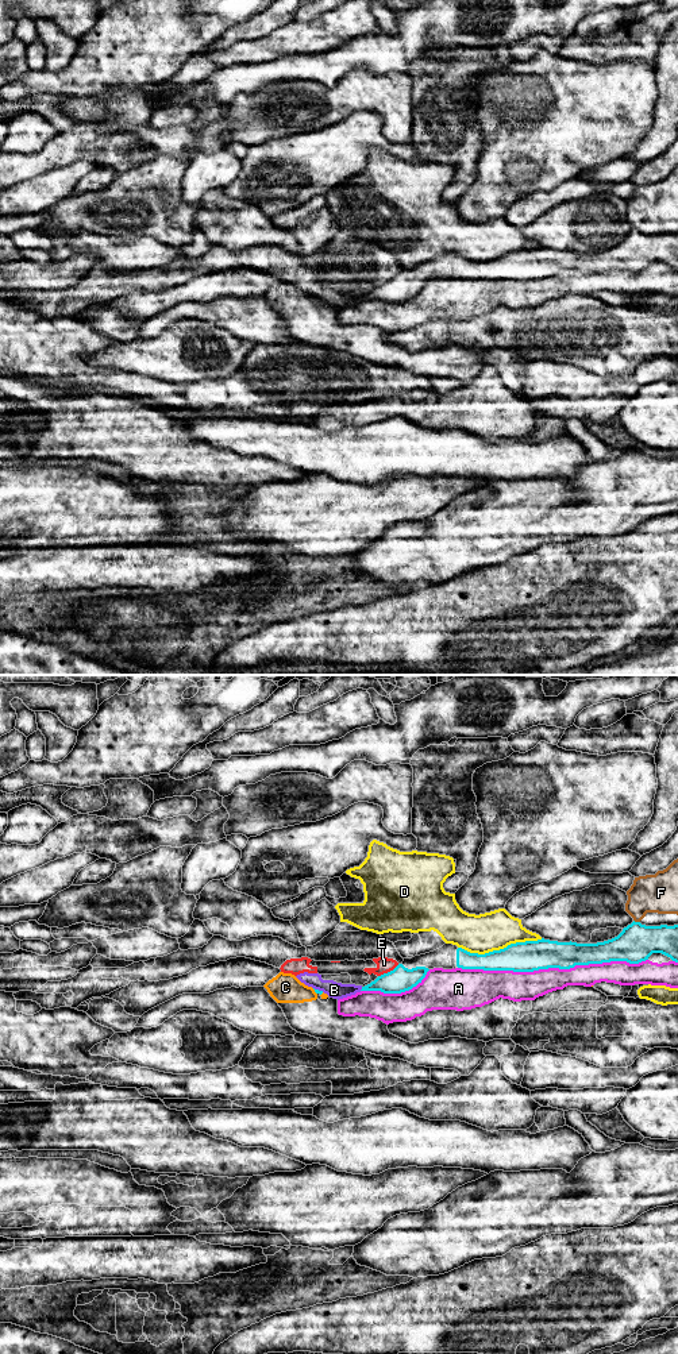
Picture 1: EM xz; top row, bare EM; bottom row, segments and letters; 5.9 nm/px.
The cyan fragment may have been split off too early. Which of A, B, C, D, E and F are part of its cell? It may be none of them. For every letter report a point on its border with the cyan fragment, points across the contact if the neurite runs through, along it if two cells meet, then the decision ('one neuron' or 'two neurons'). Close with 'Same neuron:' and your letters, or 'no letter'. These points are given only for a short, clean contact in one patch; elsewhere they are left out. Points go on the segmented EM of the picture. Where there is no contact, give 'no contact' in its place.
A: meets cyan in xz at (553, 967); two neurons
B: meets cyan in xz at (362, 988); border along xz (362, 987), (359, 990); two neurons
C: meets cyan in xz at (315, 991); border along xz (312, 988), (316, 994); two neurons
D: meets cyan in xz at (500, 949); two neurons
E: meets cyan in xz at (388, 972); two neurons
F: meets cyan in xz at (636, 922); two neurons
Same neuron: no letter

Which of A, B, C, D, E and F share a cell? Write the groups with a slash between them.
A / B E / C / D / F

